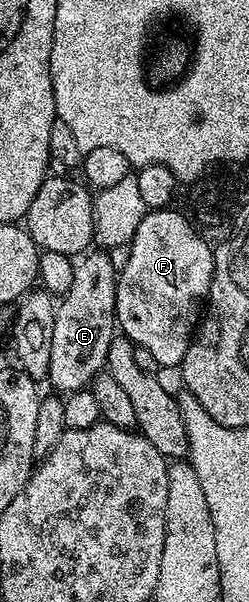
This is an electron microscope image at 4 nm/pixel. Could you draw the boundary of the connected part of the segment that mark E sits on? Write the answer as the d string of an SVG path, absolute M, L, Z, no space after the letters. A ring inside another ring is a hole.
M94 248L75 261L72 288L61 295L53 325L52 358L49 384L58 392L85 390L97 374L106 370L108 348L116 337L116 288L118 270L116 262L105 249Z

